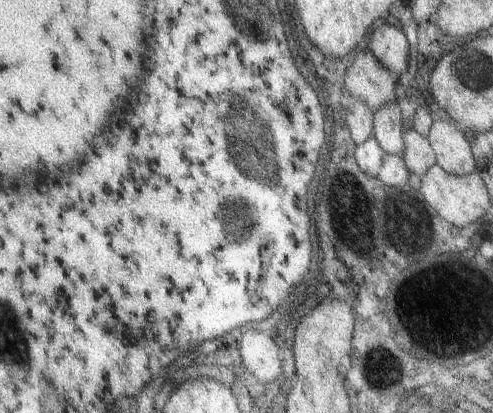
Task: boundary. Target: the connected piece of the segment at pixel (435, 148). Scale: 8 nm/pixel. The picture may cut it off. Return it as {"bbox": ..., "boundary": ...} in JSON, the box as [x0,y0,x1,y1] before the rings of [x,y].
{"bbox":[424,121,475,175],"boundary":[[[451,121],[432,122],[424,137],[434,155],[434,165],[451,175],[474,173],[475,166],[468,141]]]}

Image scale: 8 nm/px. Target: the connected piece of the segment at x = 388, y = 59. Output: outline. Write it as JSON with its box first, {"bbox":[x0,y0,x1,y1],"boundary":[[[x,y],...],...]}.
{"bbox":[365,23,409,77],"boundary":[[[384,23],[376,26],[367,34],[365,48],[394,77],[405,72],[409,48],[402,30]]]}

